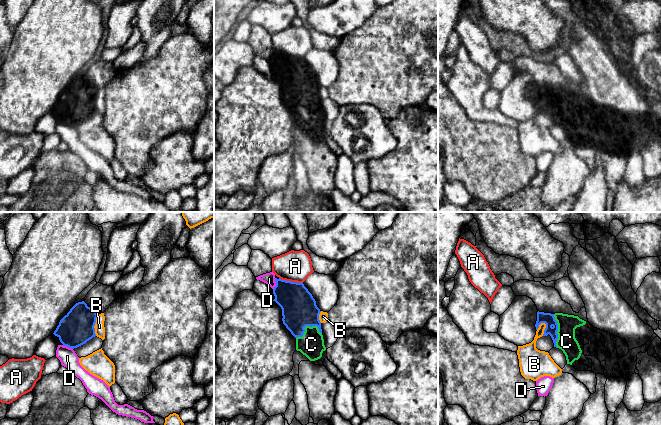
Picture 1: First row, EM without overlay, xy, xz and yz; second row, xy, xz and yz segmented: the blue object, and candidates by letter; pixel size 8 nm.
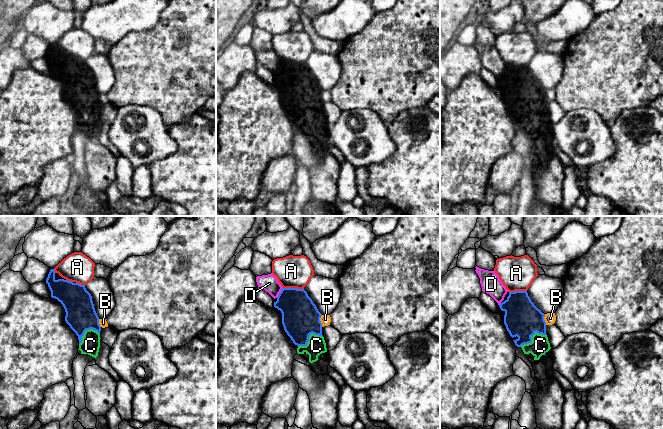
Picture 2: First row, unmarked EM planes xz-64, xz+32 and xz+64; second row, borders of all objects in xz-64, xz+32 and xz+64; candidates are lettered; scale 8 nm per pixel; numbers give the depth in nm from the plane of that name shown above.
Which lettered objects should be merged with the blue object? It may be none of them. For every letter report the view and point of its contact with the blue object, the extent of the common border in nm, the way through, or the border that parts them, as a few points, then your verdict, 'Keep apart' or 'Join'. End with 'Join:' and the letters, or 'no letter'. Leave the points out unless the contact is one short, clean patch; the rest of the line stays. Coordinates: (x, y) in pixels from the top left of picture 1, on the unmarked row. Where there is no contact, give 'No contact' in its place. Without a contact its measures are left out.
A: Touches blue at xz (290, 57). Shared border 200 nm. Boundary: xz (279, 53), (302, 59). Keep apart
B: Touches blue at yz (545, 104). Shared border 110 nm. Keep apart
C: Touches blue at xz (307, 101). Shared border 220 nm. Join
D: Touches blue at xz (276, 60). Shared border 100 nm. Keep apart
Join: C

